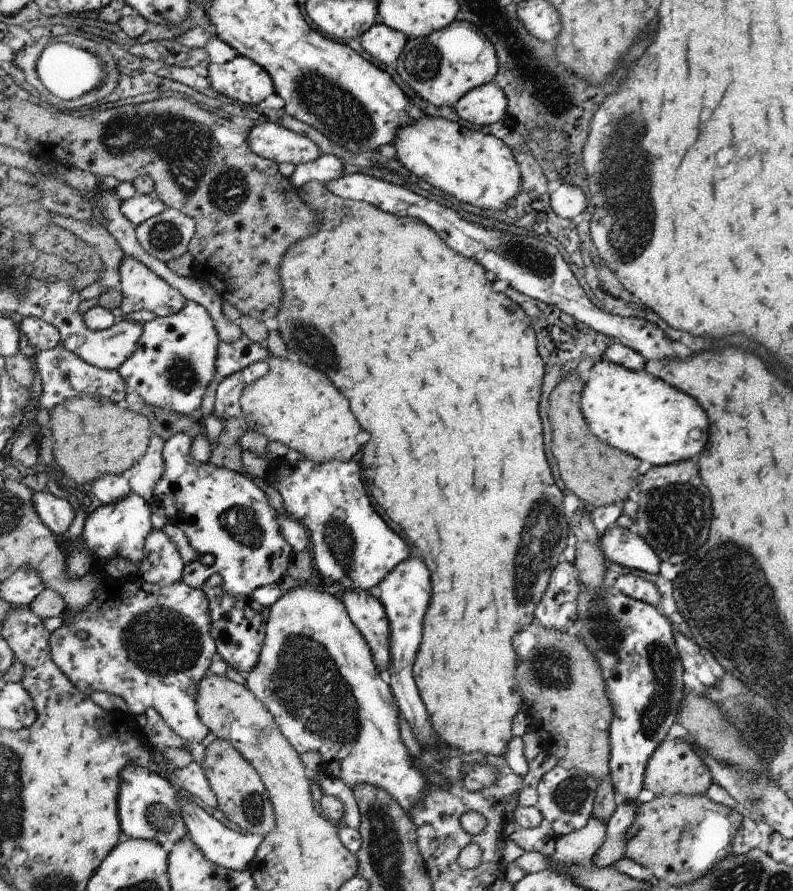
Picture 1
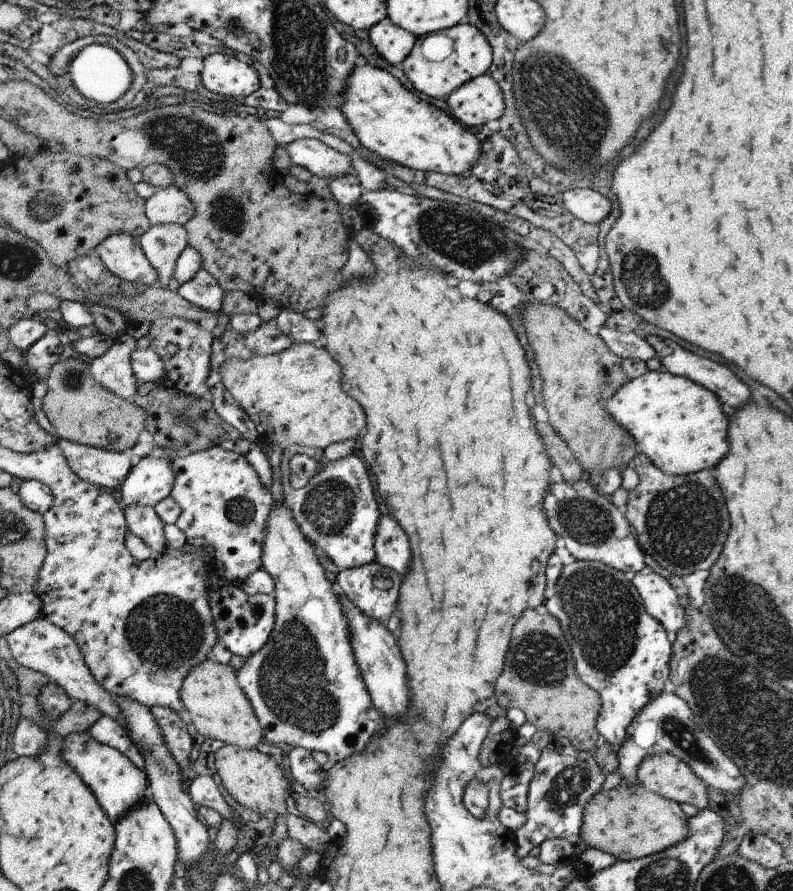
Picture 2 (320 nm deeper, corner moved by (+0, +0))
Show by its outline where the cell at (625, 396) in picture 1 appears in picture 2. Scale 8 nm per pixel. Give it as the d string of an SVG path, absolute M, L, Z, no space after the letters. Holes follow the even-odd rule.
M668 371L646 372L621 386L605 402L605 409L665 473L692 474L714 468L728 452L728 420L722 406L710 390L692 379Z

